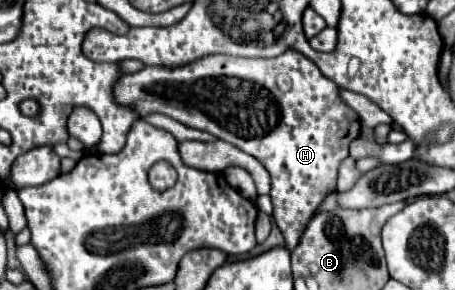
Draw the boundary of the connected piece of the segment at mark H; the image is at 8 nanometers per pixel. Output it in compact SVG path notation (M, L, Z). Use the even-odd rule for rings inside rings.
M287 50L275 58L237 58L227 54L209 54L197 58L183 66L147 66L137 74L125 74L115 84L117 102L131 106L139 116L161 112L171 116L185 126L199 128L215 134L219 140L231 142L243 152L255 156L271 174L271 200L273 200L273 218L283 232L285 248L293 250L305 228L305 222L313 216L317 206L325 196L335 188L337 168L343 158L349 156L349 144L359 136L361 122L359 116L341 102L337 84L321 74L321 70L301 52ZM235 78L239 78L239 90L235 96ZM253 88L265 92L267 102L257 106L253 102Z

